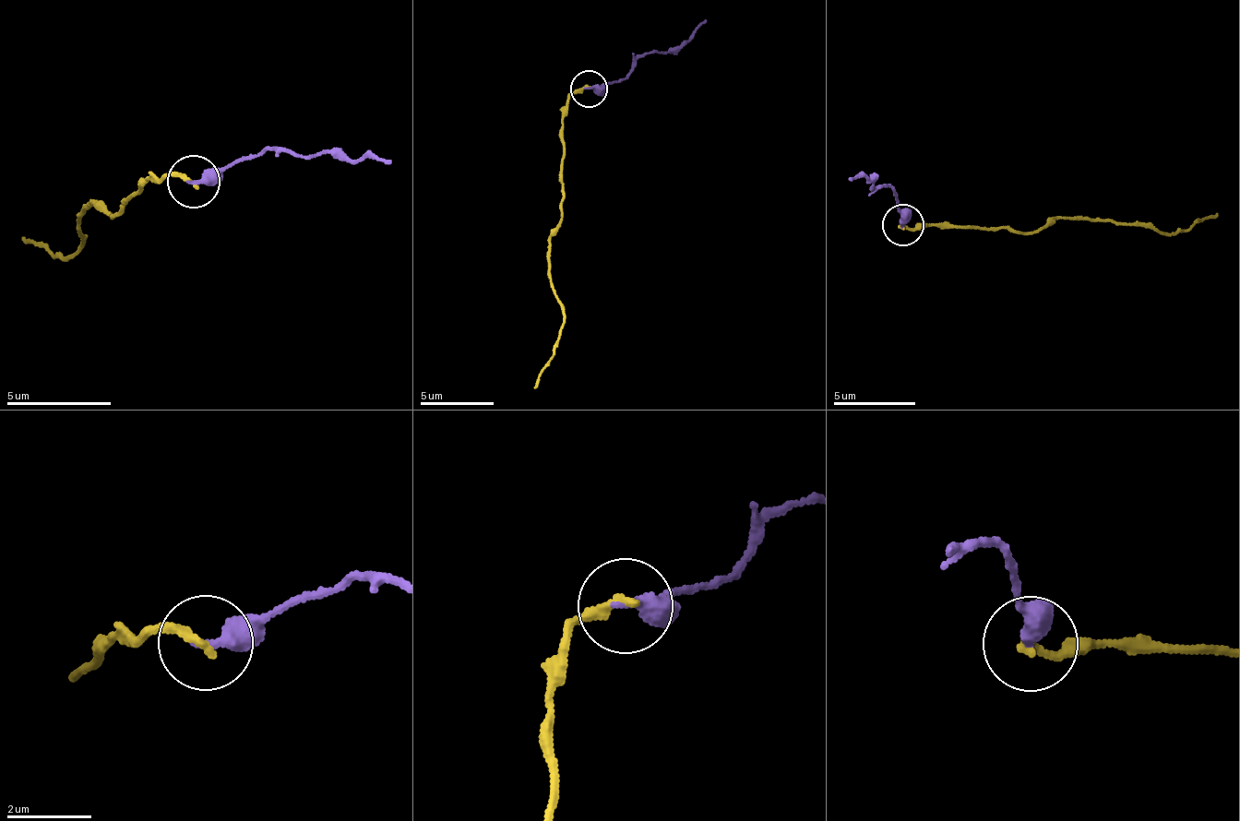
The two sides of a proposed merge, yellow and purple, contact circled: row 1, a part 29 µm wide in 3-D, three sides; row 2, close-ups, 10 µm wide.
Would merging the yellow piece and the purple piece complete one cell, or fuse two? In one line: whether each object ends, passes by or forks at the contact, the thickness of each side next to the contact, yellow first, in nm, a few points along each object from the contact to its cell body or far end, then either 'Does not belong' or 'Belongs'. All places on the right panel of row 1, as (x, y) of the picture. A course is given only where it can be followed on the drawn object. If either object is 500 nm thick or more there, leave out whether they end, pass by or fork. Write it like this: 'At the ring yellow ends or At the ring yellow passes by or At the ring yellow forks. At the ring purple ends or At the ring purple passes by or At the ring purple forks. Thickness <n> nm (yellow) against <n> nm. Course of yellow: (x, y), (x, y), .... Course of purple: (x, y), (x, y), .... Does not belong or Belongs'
At the ring yellow ends. At the ring purple ends. Thickness 220 nm (yellow) against 360 nm. Course of yellow: (901, 224), (908, 227), (1036, 232), (1059, 216), (1114, 220), (1172, 234), (1217, 214). Course of purple: (901, 224), (906, 220), (890, 188), (873, 191), (874, 176), (849, 181). Belongs

